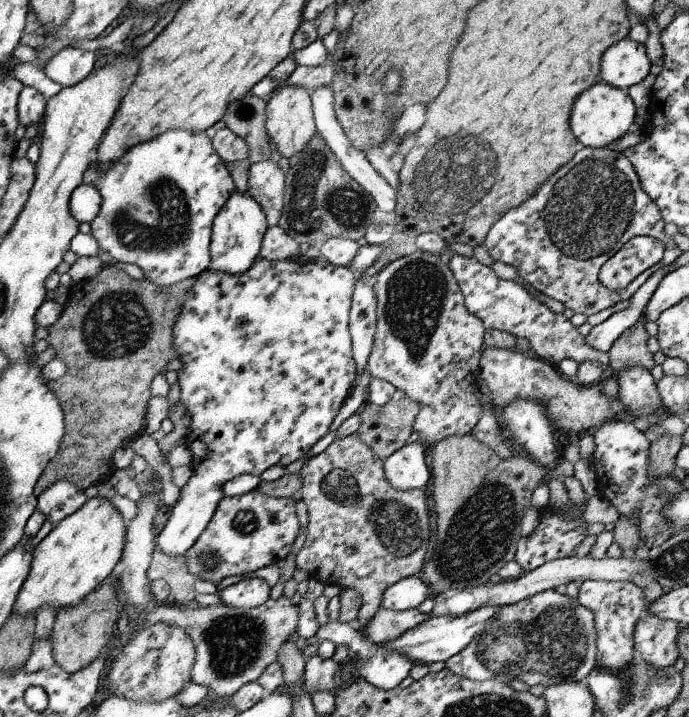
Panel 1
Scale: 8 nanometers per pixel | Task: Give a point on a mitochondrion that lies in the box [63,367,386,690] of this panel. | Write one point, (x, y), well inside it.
(235, 644)

